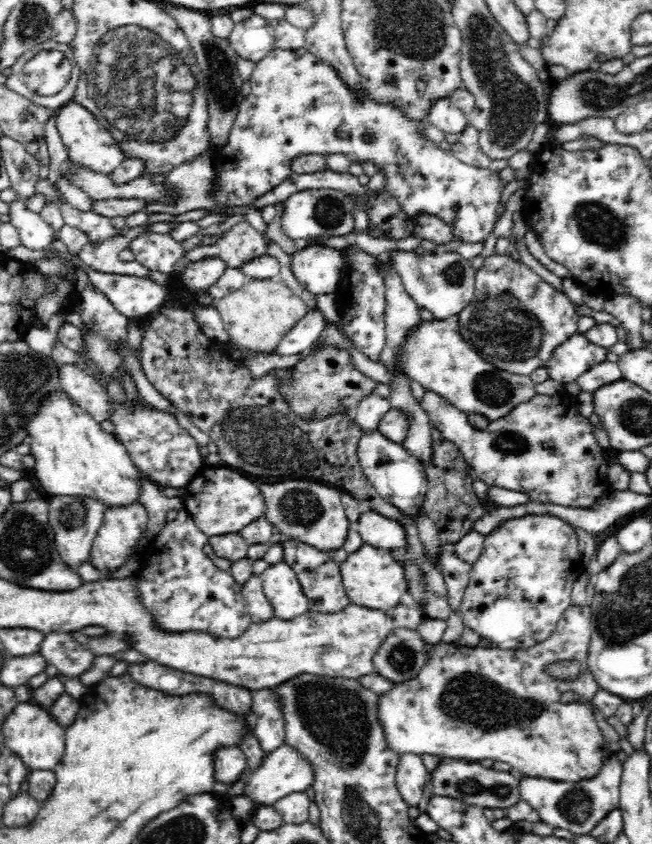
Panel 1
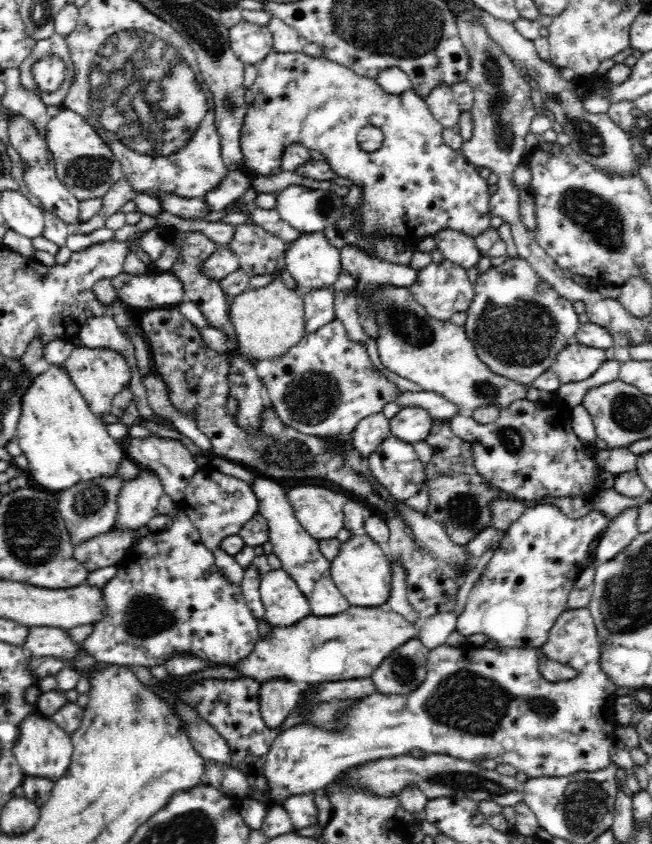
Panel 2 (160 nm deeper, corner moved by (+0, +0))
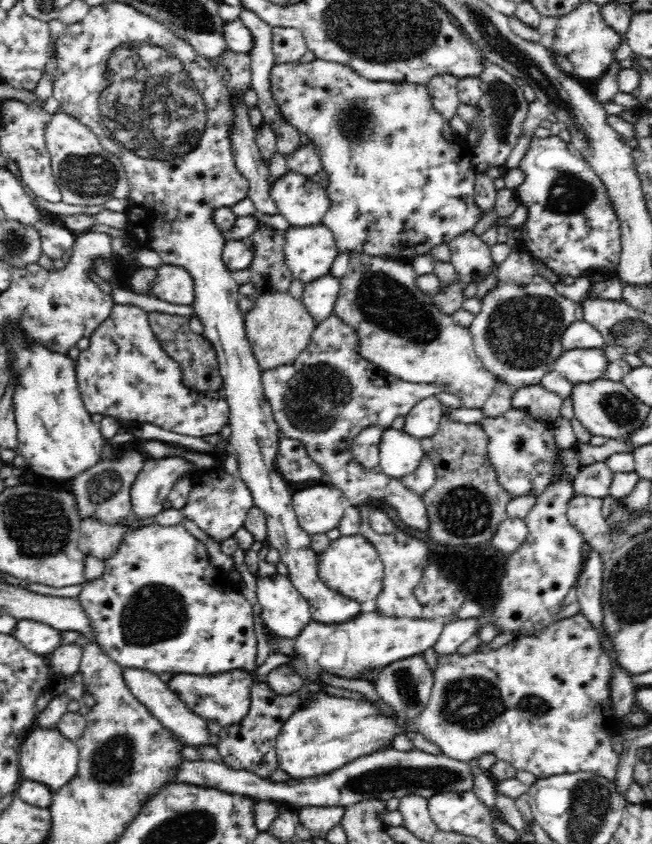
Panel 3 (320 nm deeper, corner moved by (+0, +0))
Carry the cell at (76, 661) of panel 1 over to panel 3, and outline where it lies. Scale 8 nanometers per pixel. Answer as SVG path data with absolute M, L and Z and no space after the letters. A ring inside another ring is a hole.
M17 620L12 634L29 651L50 655L60 646L60 631L34 620Z

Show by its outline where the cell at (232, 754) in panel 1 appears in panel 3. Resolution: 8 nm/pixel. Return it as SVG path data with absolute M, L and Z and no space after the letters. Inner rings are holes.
M122 666L122 679L124 679L124 683L126 683L126 687L128 687L132 695L152 713L152 716L156 717L156 720L162 723L162 726L171 731L181 744L190 747L210 744L206 721L192 713L186 707L186 703L176 696L176 693L170 691L170 687L158 677L157 673Z

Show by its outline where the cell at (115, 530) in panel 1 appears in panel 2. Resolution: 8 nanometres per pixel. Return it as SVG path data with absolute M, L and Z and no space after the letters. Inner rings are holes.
M140 467L137 476L127 481L118 495L115 528L136 530L146 527L148 521L159 514L156 508L165 494L163 488L162 481L154 471Z

